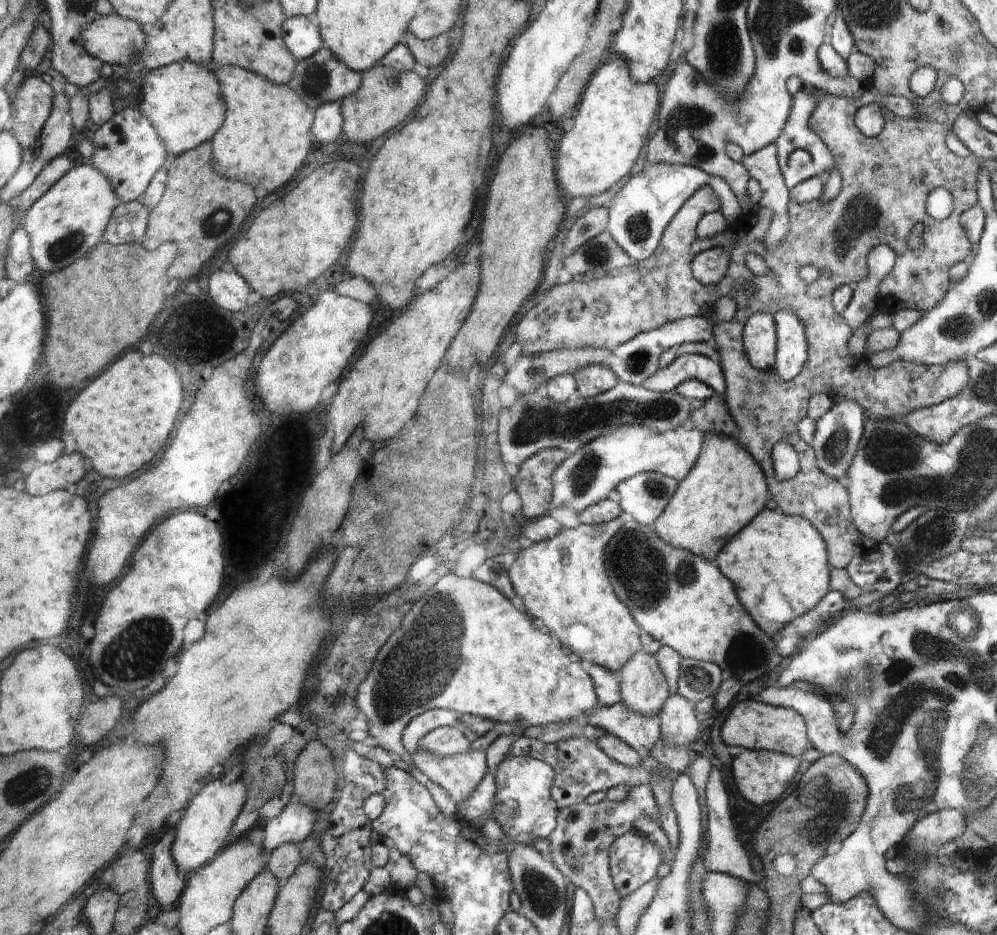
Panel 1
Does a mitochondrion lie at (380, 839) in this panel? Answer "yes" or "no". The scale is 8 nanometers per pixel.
no

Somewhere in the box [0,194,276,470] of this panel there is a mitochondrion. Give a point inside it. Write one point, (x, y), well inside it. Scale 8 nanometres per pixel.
(35, 416)

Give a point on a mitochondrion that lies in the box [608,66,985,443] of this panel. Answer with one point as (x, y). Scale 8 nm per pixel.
(862, 214)

